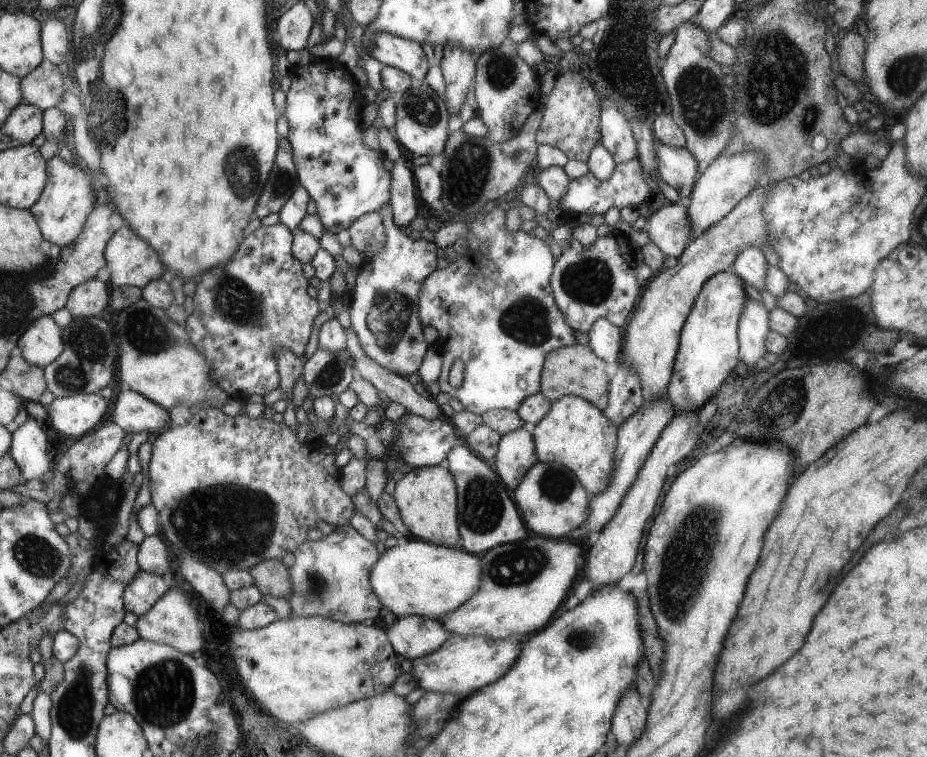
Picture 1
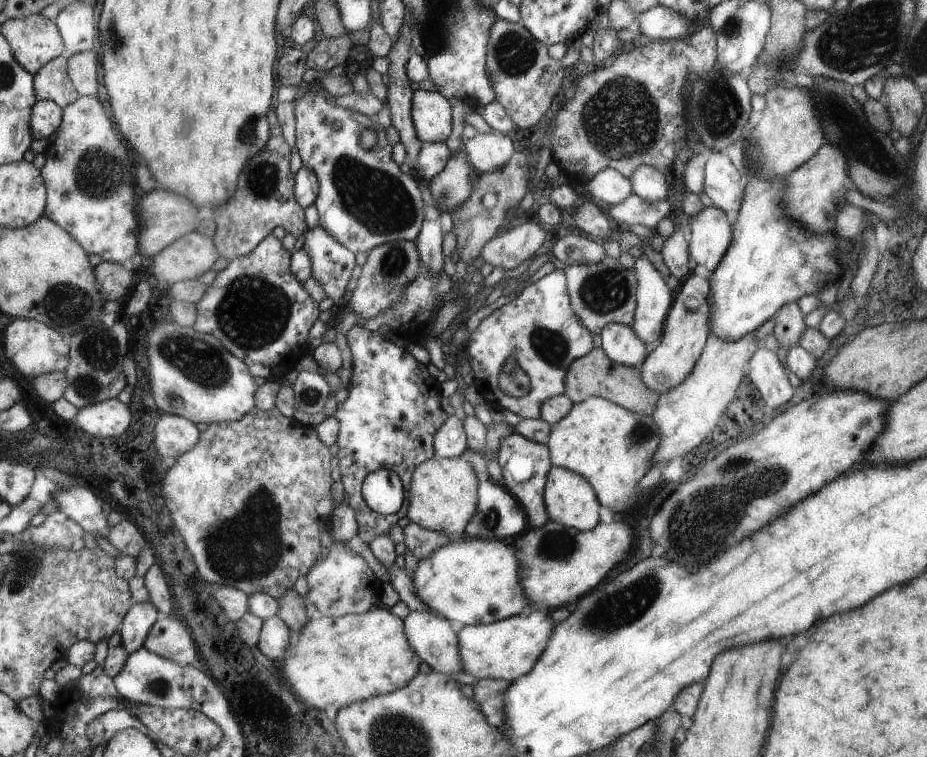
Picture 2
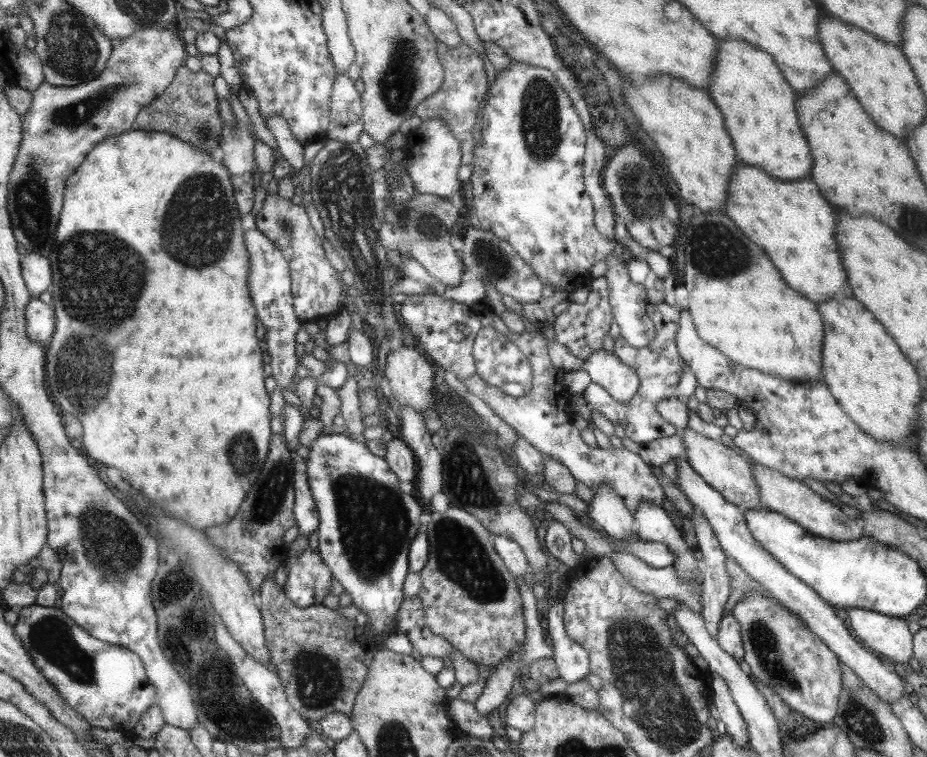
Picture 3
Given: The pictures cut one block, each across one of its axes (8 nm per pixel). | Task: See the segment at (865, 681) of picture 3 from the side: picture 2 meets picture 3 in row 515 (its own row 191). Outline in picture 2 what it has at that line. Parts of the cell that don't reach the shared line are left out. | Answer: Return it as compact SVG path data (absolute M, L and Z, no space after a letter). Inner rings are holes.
M713 151L704 166L703 192L712 200L715 207L723 211L739 210L747 179L741 170L733 165L726 151Z

